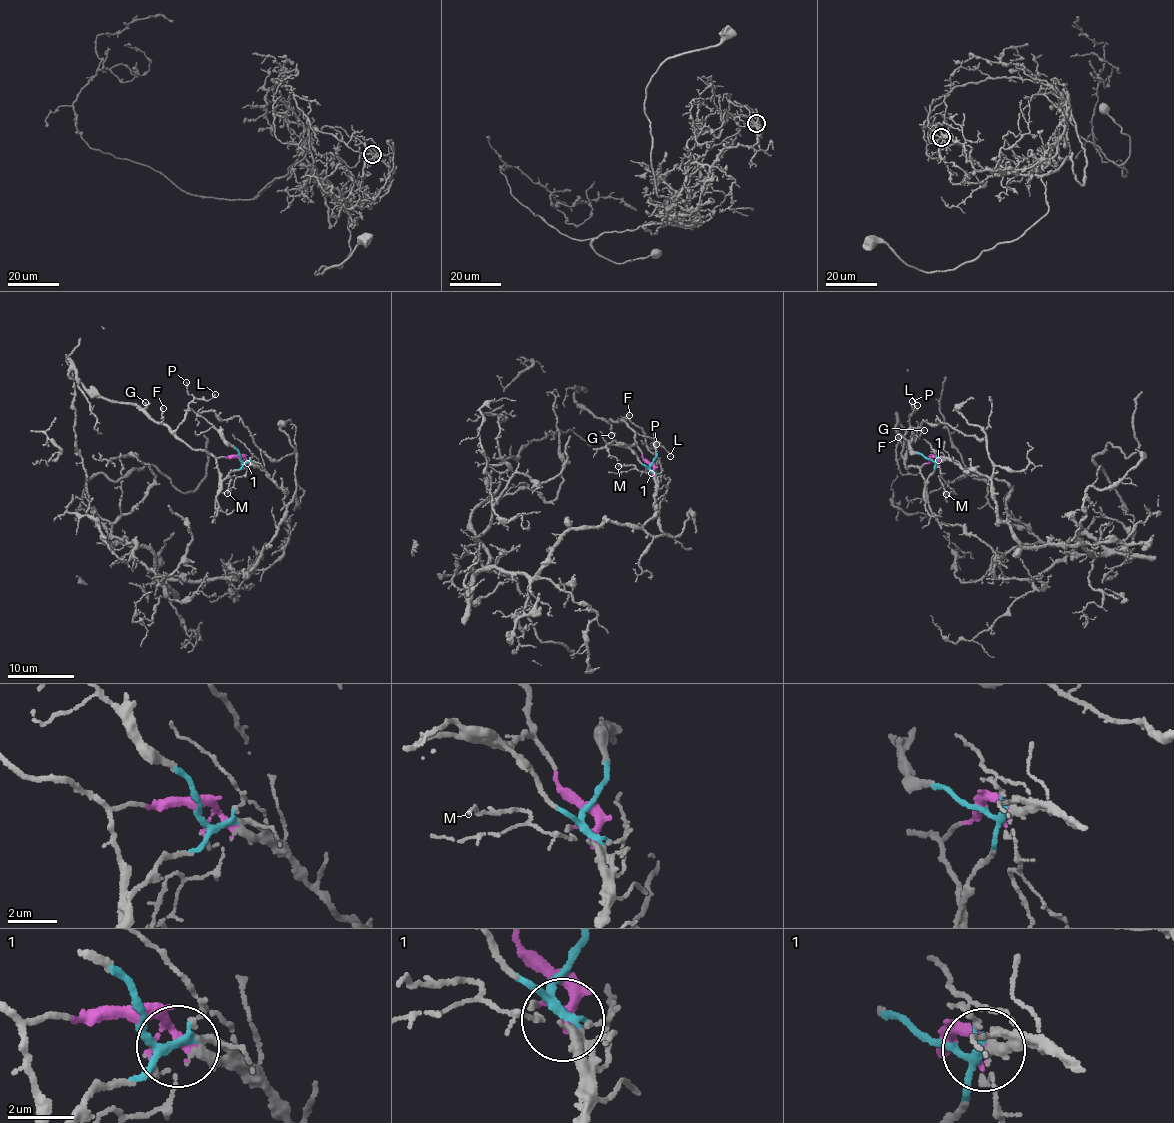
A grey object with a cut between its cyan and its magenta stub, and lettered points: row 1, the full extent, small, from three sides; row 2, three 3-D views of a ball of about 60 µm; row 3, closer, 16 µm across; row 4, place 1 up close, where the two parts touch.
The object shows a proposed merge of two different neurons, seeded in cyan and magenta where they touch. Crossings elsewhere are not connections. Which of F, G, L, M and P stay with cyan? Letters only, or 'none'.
none

